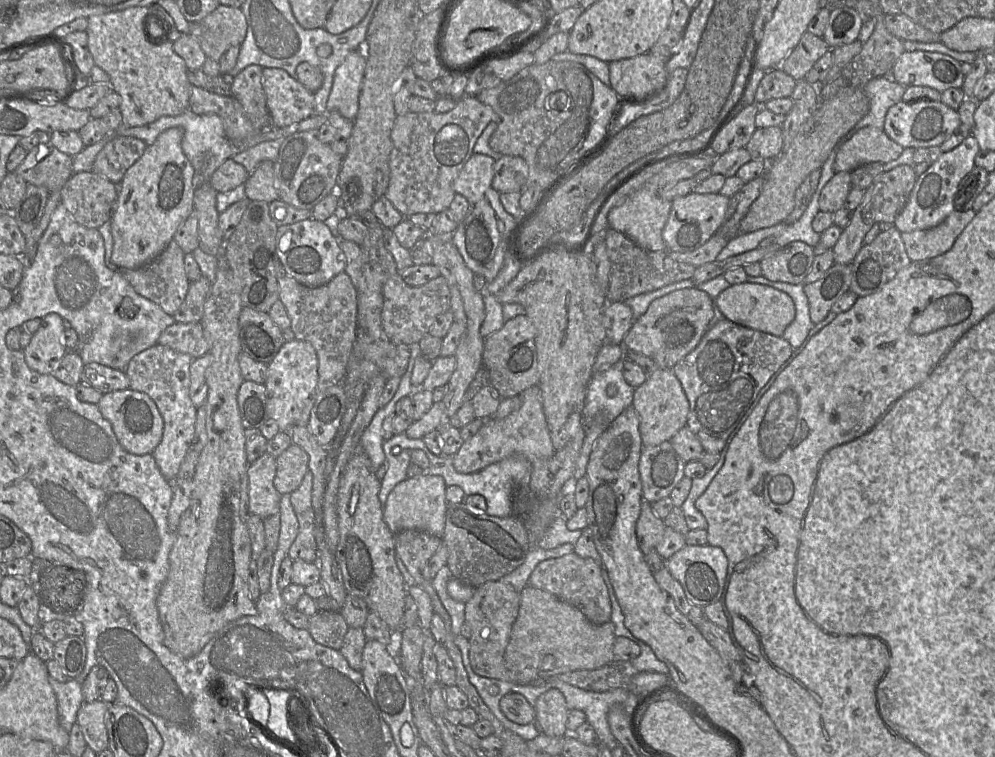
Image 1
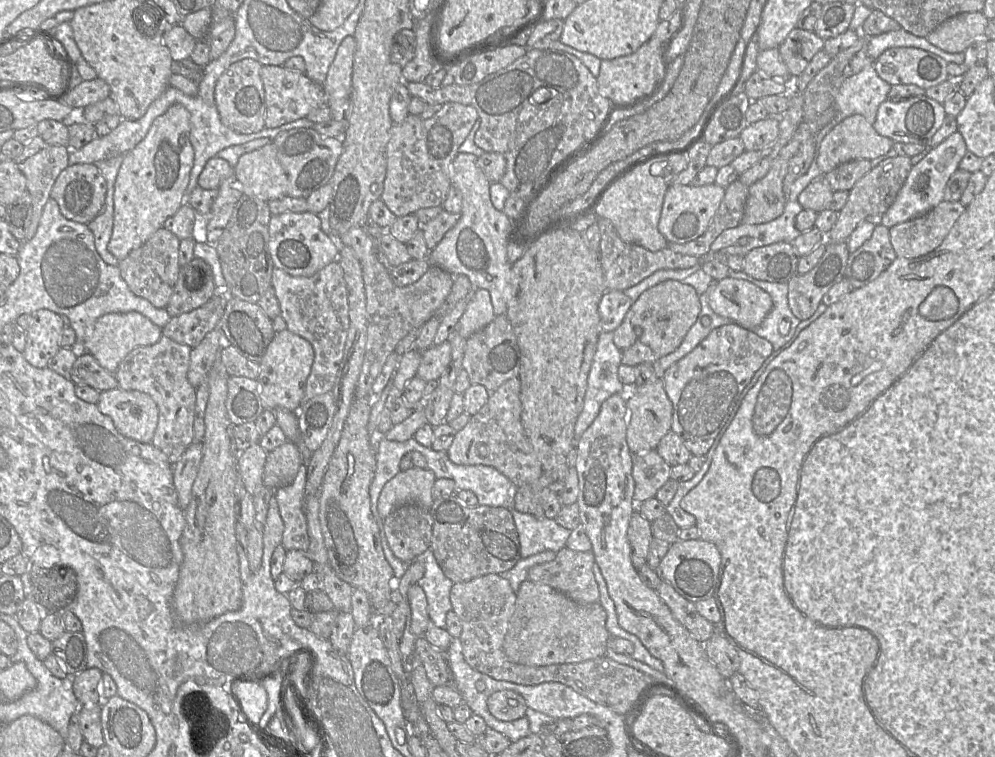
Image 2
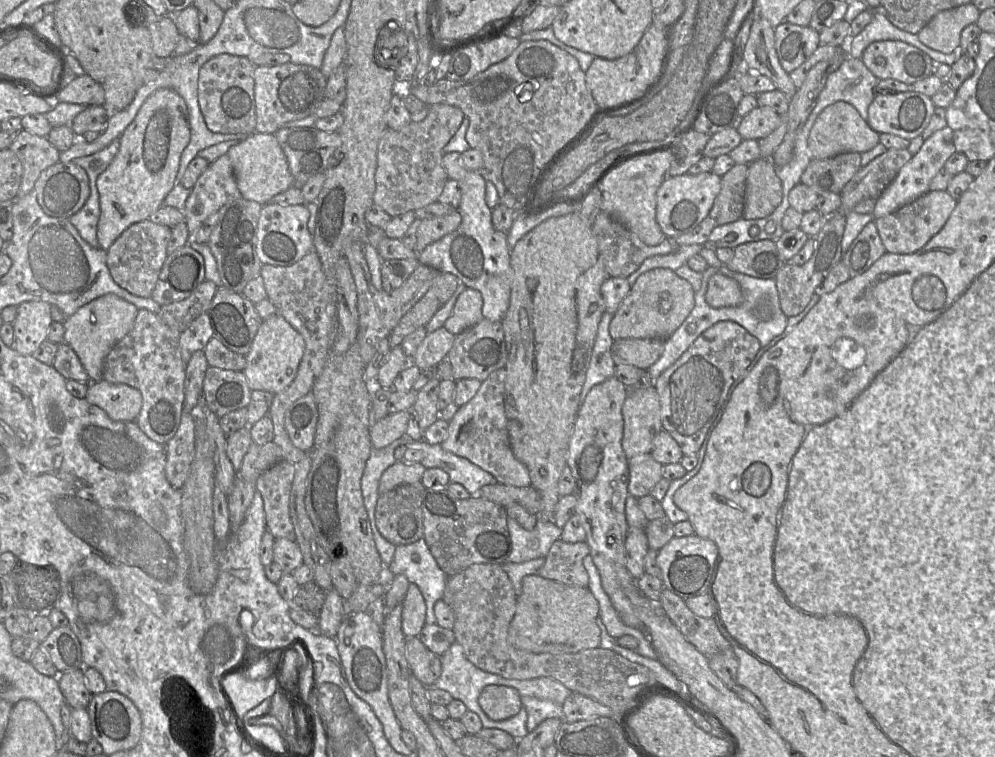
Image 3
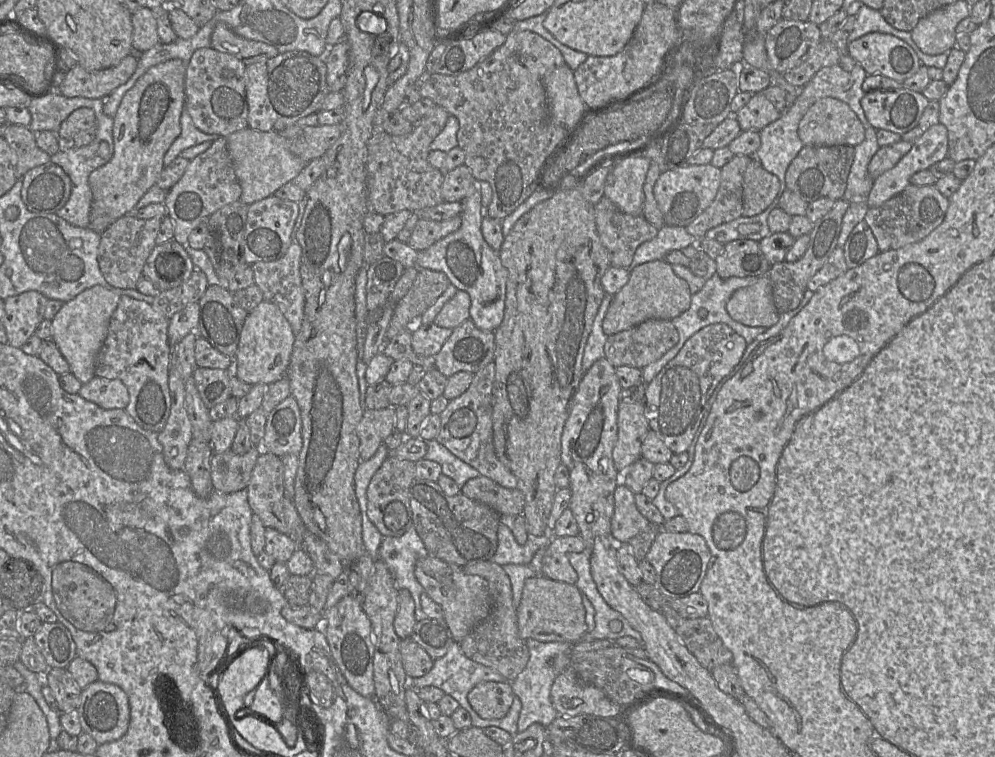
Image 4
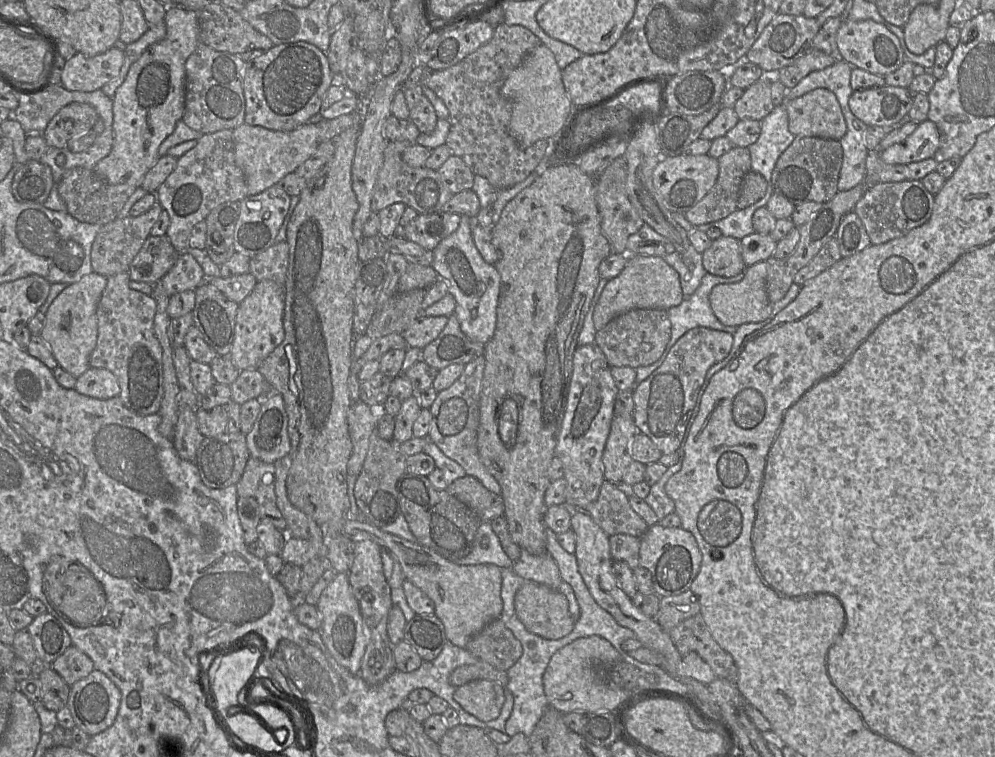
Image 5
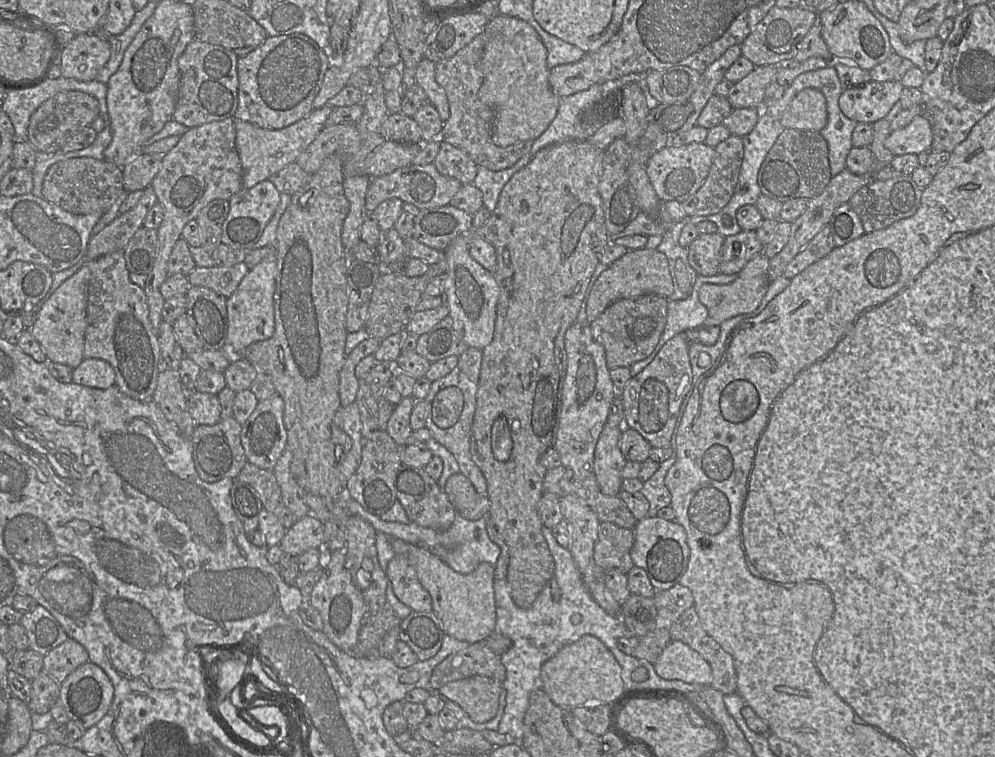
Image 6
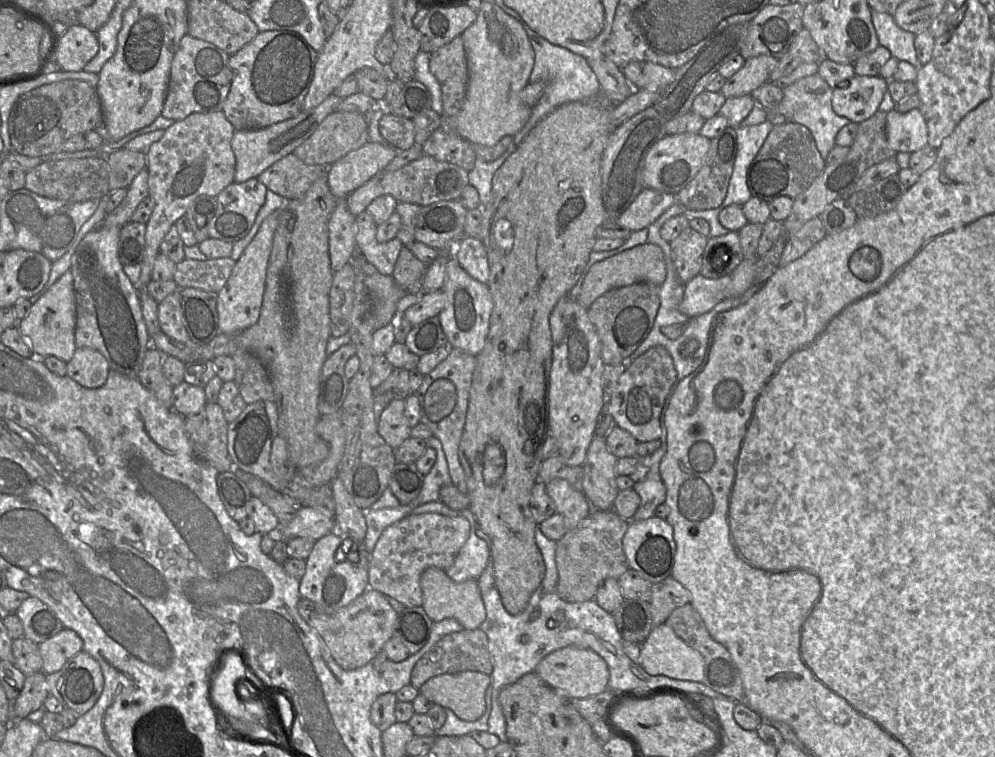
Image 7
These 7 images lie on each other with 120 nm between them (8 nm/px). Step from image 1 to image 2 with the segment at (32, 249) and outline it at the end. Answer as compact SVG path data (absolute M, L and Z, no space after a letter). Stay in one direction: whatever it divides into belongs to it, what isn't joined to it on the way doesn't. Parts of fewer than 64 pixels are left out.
M36 136L23 145L23 150L14 159L26 178L26 191L32 197L33 214L25 240L35 235L52 186L60 172L69 165L69 153L68 146L51 145Z

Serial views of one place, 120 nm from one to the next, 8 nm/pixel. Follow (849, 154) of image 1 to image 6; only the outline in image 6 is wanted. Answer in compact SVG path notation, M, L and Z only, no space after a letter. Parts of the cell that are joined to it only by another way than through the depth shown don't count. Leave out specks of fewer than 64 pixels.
M816 88L803 89L793 98L779 120L787 129L820 133L828 120L825 96Z

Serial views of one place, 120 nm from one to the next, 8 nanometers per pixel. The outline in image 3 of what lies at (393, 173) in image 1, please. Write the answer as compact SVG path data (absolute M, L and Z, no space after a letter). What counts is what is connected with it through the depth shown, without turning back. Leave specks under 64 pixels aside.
M435 104L429 106L429 114L423 121L412 121L398 130L387 128L378 145L374 204L395 217L438 202L448 180L442 163L444 147L464 117L463 111L456 106Z

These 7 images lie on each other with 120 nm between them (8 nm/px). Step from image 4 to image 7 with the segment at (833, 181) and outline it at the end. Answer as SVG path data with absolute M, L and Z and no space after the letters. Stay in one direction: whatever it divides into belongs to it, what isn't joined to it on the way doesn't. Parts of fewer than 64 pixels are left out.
M799 123L776 124L749 166L746 181L752 197L771 201L786 196L795 198L824 171L826 161L817 149L810 130Z

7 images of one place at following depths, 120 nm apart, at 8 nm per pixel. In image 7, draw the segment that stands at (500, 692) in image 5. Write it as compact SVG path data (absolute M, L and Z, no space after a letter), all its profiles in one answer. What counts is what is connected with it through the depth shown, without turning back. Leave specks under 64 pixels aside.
M477 671L442 674L426 681L419 693L434 704L450 709L459 719L473 722L486 710L485 695L491 682L490 675Z

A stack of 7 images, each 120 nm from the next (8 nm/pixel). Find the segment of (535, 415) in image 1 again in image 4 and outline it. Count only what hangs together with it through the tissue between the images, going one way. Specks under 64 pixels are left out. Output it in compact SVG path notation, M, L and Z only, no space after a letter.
M488 363L485 367L473 374L469 388L459 397L449 400L445 410L439 414L441 426L436 441L448 449L452 454L464 461L481 476L486 476L508 489L517 488L517 478L515 475L497 458L493 444L493 423L492 423L492 391L495 379L495 364Z

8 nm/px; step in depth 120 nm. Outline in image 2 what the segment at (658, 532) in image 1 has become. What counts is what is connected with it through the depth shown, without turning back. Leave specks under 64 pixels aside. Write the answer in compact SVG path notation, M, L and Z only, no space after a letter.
M635 511L628 528L633 566L639 570L647 561L651 541L653 540L651 522Z

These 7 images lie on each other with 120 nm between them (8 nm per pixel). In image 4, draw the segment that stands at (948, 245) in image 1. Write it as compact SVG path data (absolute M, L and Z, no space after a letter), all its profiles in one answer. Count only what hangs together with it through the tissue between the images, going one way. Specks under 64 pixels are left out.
M910 184L902 192L893 196L881 206L869 208L864 221L871 228L880 252L898 249L918 242L939 226L949 206L949 199L934 185Z

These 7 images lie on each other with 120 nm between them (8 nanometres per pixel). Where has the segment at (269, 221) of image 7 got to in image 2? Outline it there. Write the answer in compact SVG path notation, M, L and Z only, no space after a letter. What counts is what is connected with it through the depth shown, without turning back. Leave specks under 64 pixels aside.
M289 329L277 332L261 360L259 382L260 398L265 409L282 407L298 411L304 401L304 391L314 361L312 345Z

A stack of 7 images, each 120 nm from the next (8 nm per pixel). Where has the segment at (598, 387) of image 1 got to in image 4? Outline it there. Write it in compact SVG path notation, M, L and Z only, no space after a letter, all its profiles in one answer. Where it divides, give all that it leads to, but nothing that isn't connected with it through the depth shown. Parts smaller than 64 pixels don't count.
M605 293L593 321L592 330L588 337L583 354L582 366L584 373L593 365L594 362L605 357L604 345L608 336L603 332L602 325L612 298L612 295Z

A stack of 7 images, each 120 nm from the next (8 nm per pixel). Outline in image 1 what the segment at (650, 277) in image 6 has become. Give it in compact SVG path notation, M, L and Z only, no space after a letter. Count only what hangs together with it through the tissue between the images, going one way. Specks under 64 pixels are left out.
M696 287L678 289L656 298L646 312L634 320L622 346L626 351L652 358L660 369L671 369L699 344L708 331L714 317L713 306L709 294Z

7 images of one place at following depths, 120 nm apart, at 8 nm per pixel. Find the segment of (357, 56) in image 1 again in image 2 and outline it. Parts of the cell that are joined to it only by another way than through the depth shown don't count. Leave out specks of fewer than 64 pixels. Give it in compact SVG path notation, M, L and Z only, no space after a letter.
M353 36L345 37L340 43L323 85L326 104L328 97L350 97L355 49Z

